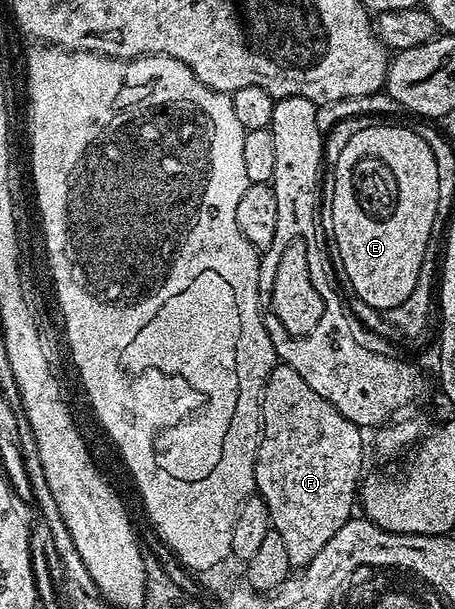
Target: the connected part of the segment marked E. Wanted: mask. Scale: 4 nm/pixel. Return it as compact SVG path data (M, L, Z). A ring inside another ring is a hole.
M368 125L361 129L353 137L349 137L349 145L341 149L341 157L337 157L337 169L335 170L335 184L333 185L333 225L330 234L335 237L335 247L339 250L339 259L343 262L343 271L347 274L347 279L351 282L351 287L355 290L355 295L367 307L376 307L380 313L386 313L391 308L405 302L417 285L423 258L429 253L427 247L431 243L431 234L437 230L435 218L437 217L437 197L439 196L439 182L437 181L437 161L433 161L433 152L429 150L429 145L417 137L417 133L410 126L408 127L375 127Z

